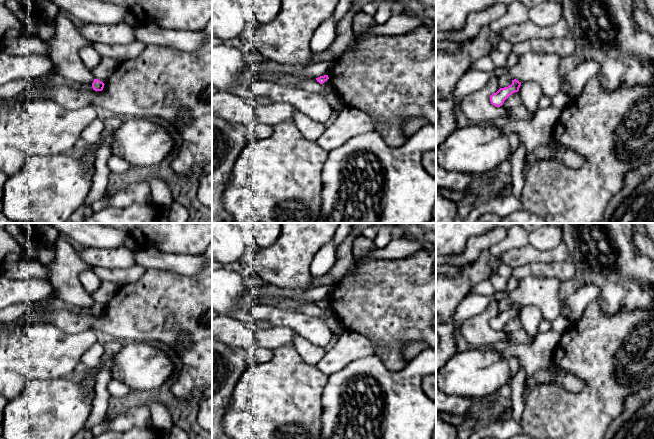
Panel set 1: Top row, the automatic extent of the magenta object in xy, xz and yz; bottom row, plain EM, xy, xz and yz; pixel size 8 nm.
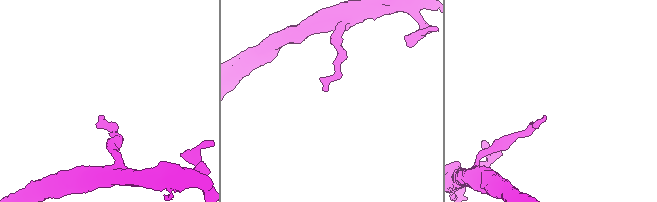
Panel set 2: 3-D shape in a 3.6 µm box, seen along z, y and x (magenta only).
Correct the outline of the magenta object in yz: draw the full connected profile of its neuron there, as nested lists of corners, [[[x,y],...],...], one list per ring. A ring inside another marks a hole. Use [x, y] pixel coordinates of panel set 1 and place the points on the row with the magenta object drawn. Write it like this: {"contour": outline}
{"contour": [[[514,79],[512,80],[512,84],[508,87],[500,88],[496,93],[490,96],[490,102],[492,105],[496,107],[500,107],[503,105],[504,101],[513,93],[518,92],[521,86],[521,82]]]}

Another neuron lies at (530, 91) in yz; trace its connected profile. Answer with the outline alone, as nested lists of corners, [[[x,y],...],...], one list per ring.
[[[525,81],[521,82],[519,94],[528,113],[538,109],[538,103],[543,95],[542,89],[537,82]]]

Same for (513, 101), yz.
[[[519,92],[510,95],[503,103],[502,107],[508,111],[513,110],[523,104]]]

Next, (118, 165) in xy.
[[[111,155],[107,165],[111,173],[121,174],[128,171],[132,166],[126,160],[116,155]]]

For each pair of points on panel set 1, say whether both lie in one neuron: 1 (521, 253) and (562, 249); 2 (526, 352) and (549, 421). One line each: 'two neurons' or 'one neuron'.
1: one neuron
2: two neurons

